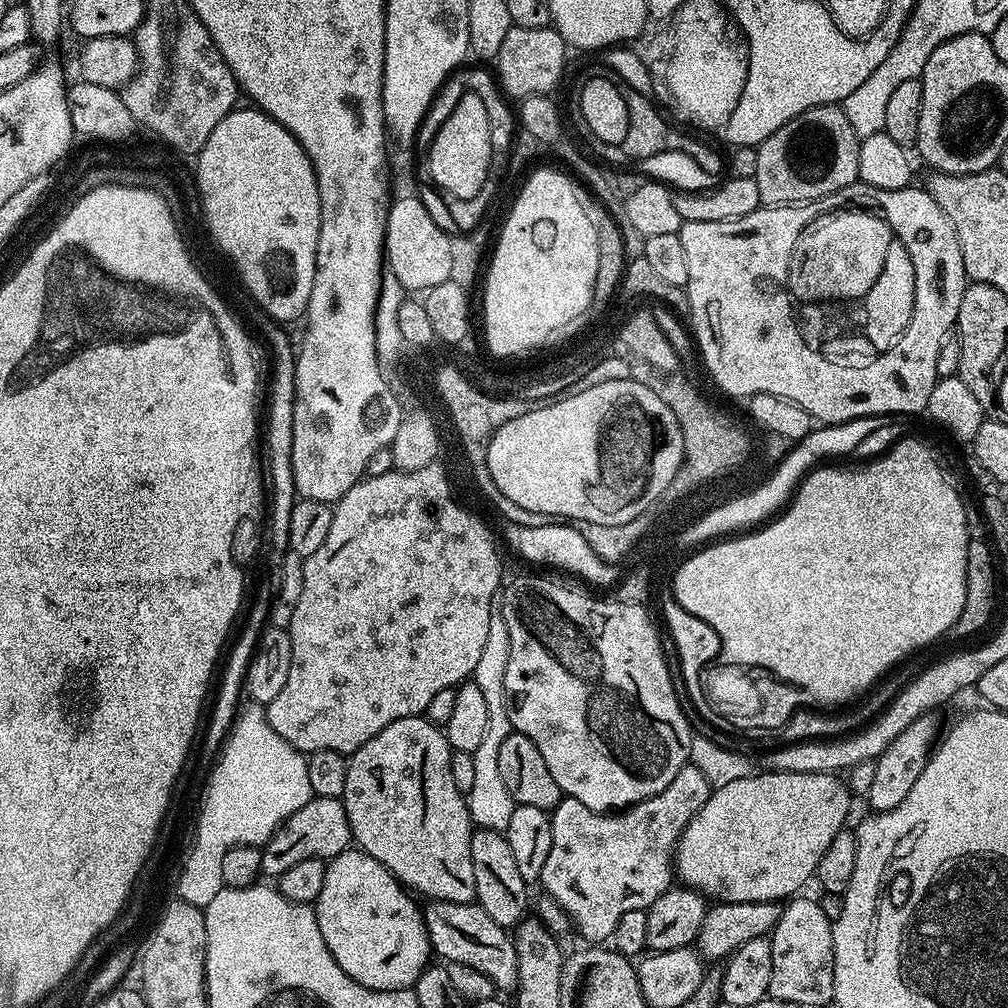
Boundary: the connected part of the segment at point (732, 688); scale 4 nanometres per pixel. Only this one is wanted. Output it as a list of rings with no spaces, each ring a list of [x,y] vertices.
[[[712,664],[703,669],[697,677],[696,682],[700,686],[698,694],[706,699],[709,710],[719,719],[724,718],[726,723],[740,730],[779,731],[803,705],[803,692],[770,676],[762,677],[764,679],[761,682],[751,676],[753,675],[739,664]]]

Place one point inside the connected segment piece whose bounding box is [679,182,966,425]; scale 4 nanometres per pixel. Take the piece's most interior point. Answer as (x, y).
(746, 339)

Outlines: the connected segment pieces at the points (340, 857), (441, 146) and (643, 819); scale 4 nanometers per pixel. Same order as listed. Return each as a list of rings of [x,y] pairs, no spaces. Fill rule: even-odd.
[[[355,846],[333,856],[327,865],[322,894],[318,894],[314,907],[318,930],[322,930],[322,938],[338,966],[370,990],[412,988],[429,967],[428,956],[433,955],[421,905],[411,900],[404,885],[382,862]]]
[[[464,90],[457,98],[452,113],[441,122],[440,129],[428,148],[426,165],[430,180],[441,188],[441,193],[462,199],[473,198],[489,176],[492,151],[490,118],[486,118],[486,106],[478,94]]]
[[[687,763],[682,770],[678,770],[674,782],[670,782],[666,790],[615,814],[595,812],[569,796],[564,796],[551,809],[550,854],[546,858],[546,866],[542,866],[539,883],[544,884],[543,891],[568,915],[571,927],[577,928],[588,939],[585,941],[607,941],[614,926],[618,926],[618,918],[622,918],[626,910],[647,910],[660,895],[673,887],[674,857],[680,831],[704,805],[710,793],[712,788],[706,782],[702,770]]]

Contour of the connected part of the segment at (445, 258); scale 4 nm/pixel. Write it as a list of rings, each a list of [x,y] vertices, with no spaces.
[[[400,196],[397,200],[395,197],[389,203],[384,231],[384,254],[387,271],[392,272],[409,293],[423,294],[438,286],[438,282],[452,279],[452,236],[440,229],[431,210],[416,196]]]

